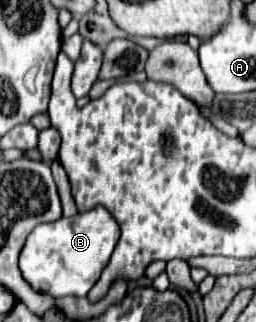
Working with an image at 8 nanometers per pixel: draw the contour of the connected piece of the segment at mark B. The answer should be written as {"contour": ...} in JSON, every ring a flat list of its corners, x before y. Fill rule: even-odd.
{"contour":[[101,206,77,214,75,218,59,218,57,222,51,224,39,224,27,238,27,244,21,250,19,256,19,270,23,272,23,280,31,284,37,292,49,294,53,298,63,298,63,296,87,296,87,292,93,288,93,284,99,280,101,270,107,266,111,252,119,240,119,224,113,220,113,216,103,210]]}

